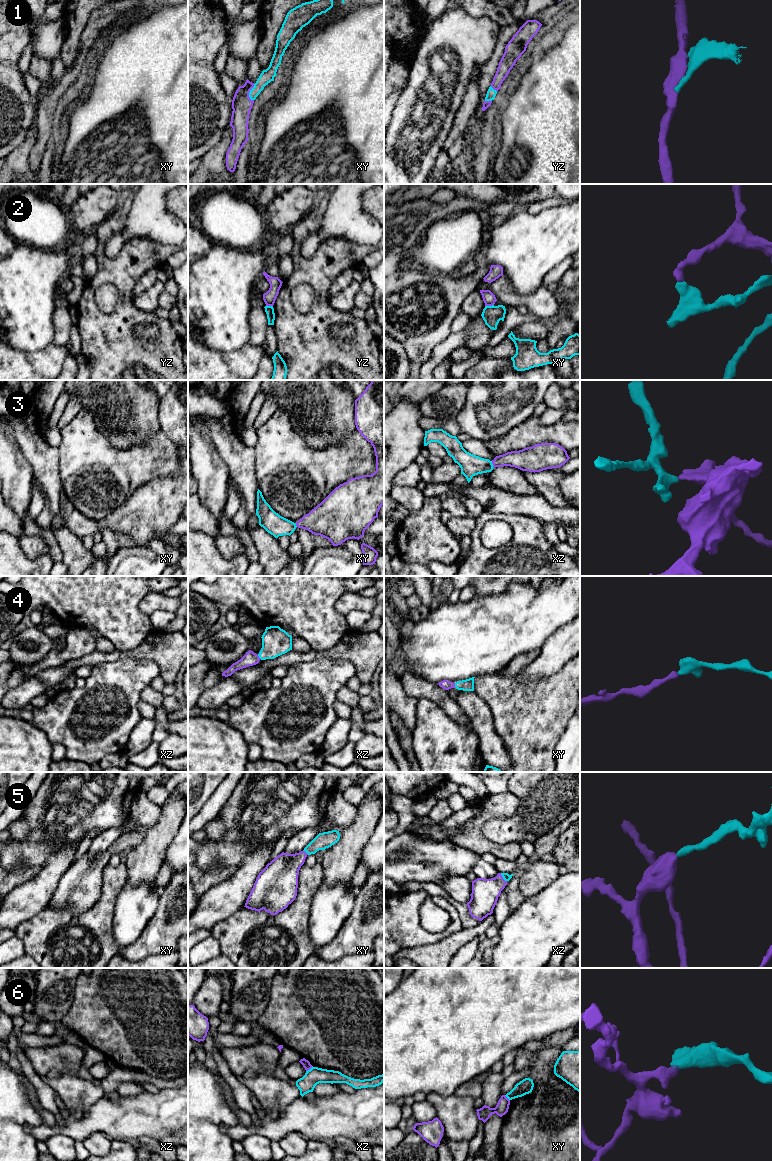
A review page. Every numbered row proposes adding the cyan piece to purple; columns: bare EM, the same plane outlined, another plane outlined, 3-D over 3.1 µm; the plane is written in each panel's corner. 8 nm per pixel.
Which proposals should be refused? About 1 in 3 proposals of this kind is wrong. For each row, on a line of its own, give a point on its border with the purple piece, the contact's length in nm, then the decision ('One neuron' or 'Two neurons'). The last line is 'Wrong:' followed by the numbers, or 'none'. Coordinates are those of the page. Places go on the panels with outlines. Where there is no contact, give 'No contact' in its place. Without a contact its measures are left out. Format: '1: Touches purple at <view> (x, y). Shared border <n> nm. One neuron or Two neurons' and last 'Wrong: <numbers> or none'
1: Touches purple at xy (249, 91). Shared border 140 nm. One neuron
2: Touches purple at xy (489, 305). Shared border 70 nm. Two neurons
3: Touches purple at xz (492, 463). Shared border 60 nm. One neuron
4: Touches purple at xz (258, 657). Shared border 40 nm. One neuron
5: Touches purple at xz (502, 877). Shared border 90 nm. One neuron
6: Touches purple at xz (309, 1069). Shared border 70 nm. Two neurons
Wrong: 2, 6

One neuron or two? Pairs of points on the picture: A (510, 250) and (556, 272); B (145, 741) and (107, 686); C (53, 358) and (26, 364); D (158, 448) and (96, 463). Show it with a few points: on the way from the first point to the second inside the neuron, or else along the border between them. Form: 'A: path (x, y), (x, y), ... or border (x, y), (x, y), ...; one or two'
A: border (569, 256), (557, 264), (544, 277), (542, 284); two
B: border (142, 718), (131, 732); two
C: path (46, 364), (33, 364); one
D: path (143, 462), (111, 463); one

